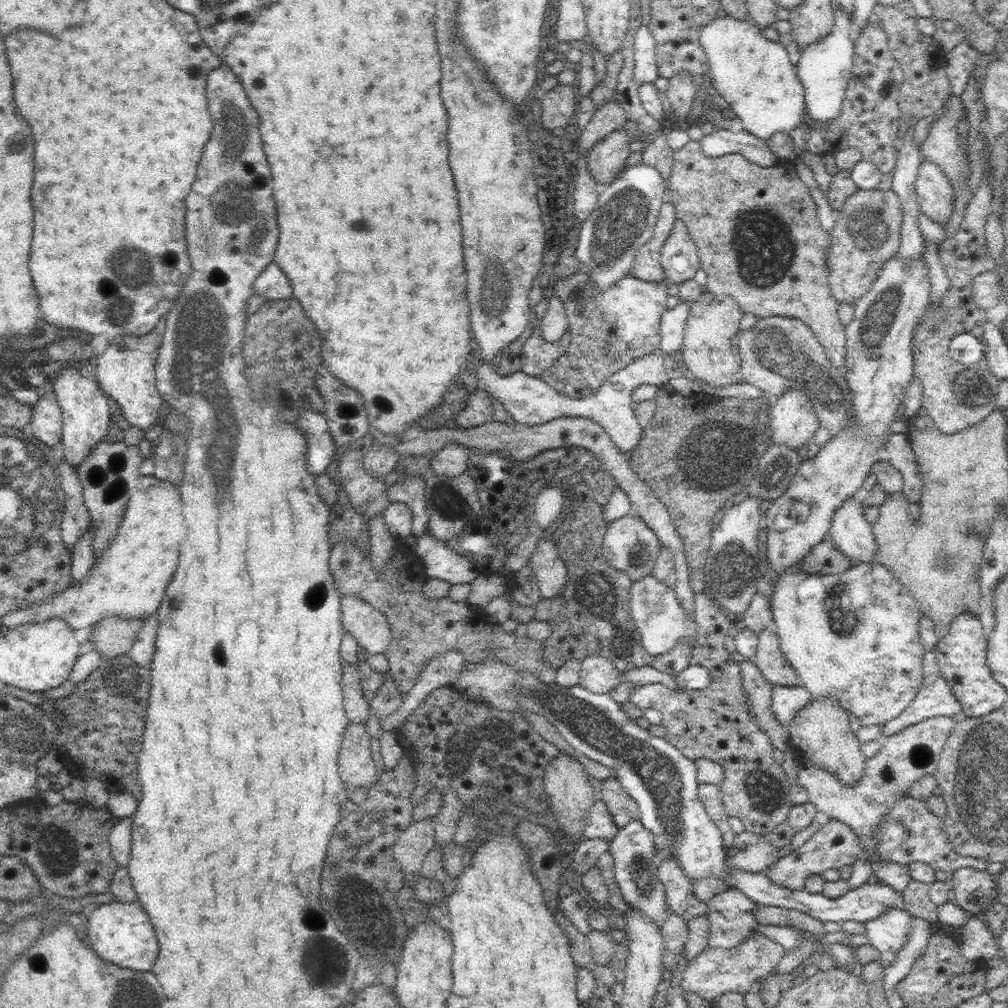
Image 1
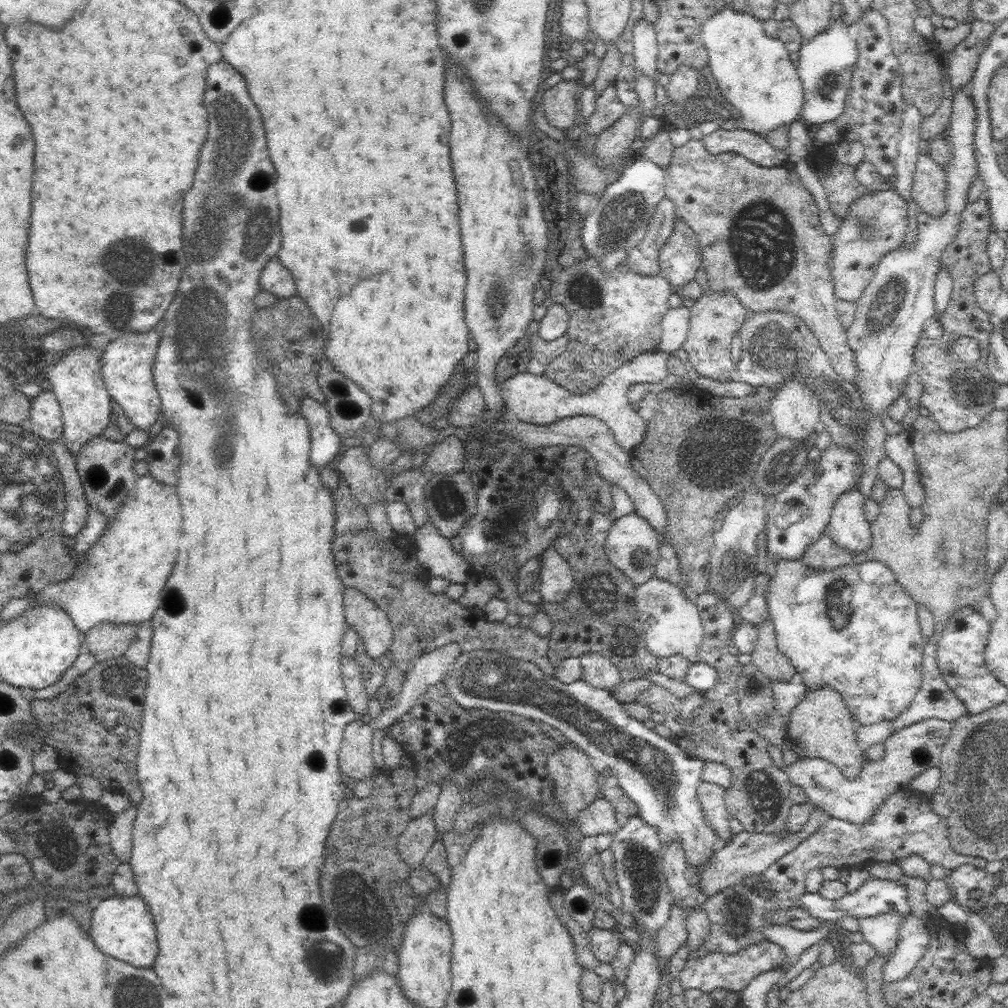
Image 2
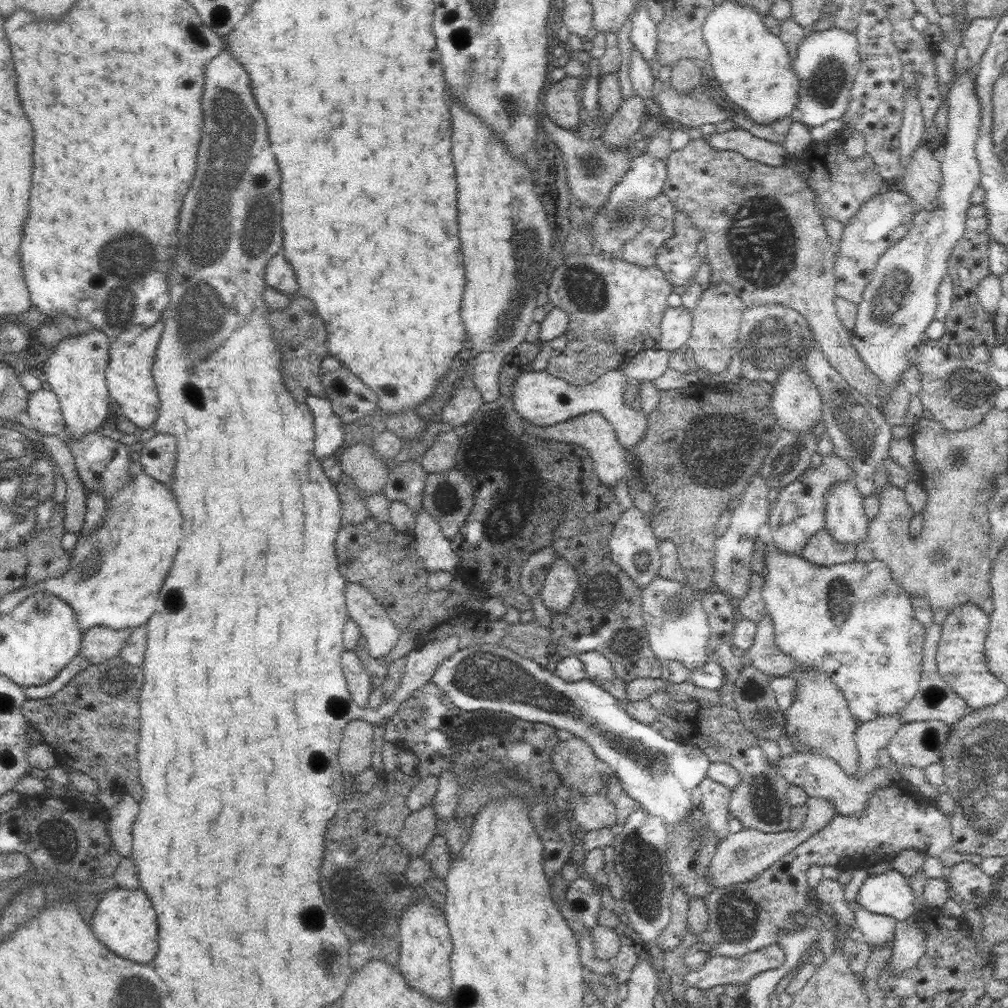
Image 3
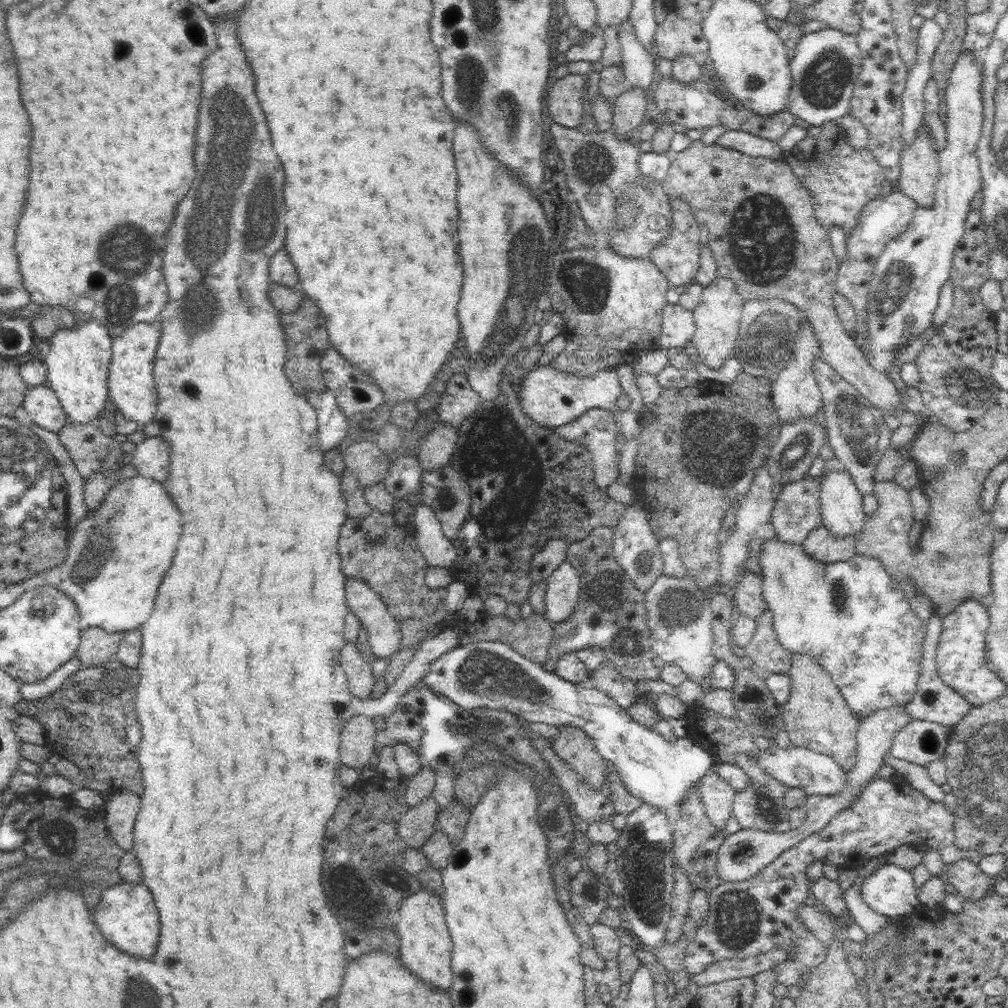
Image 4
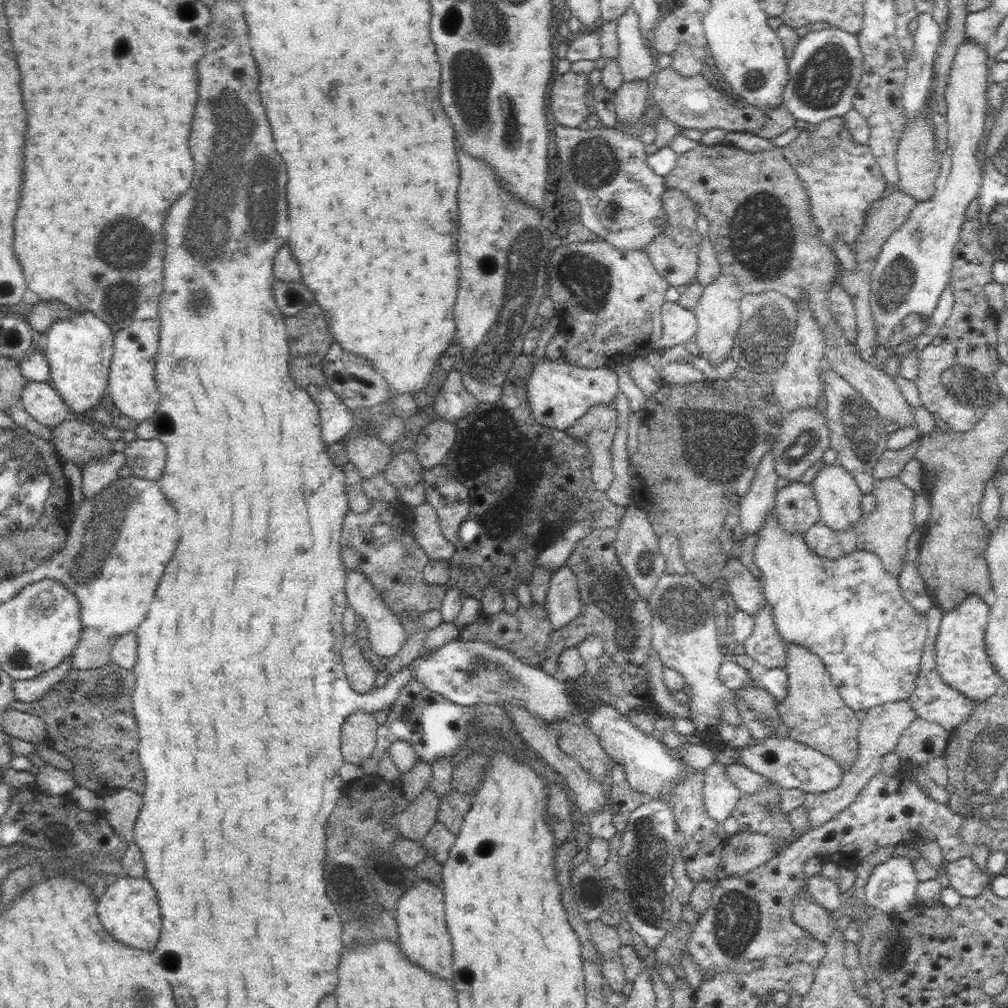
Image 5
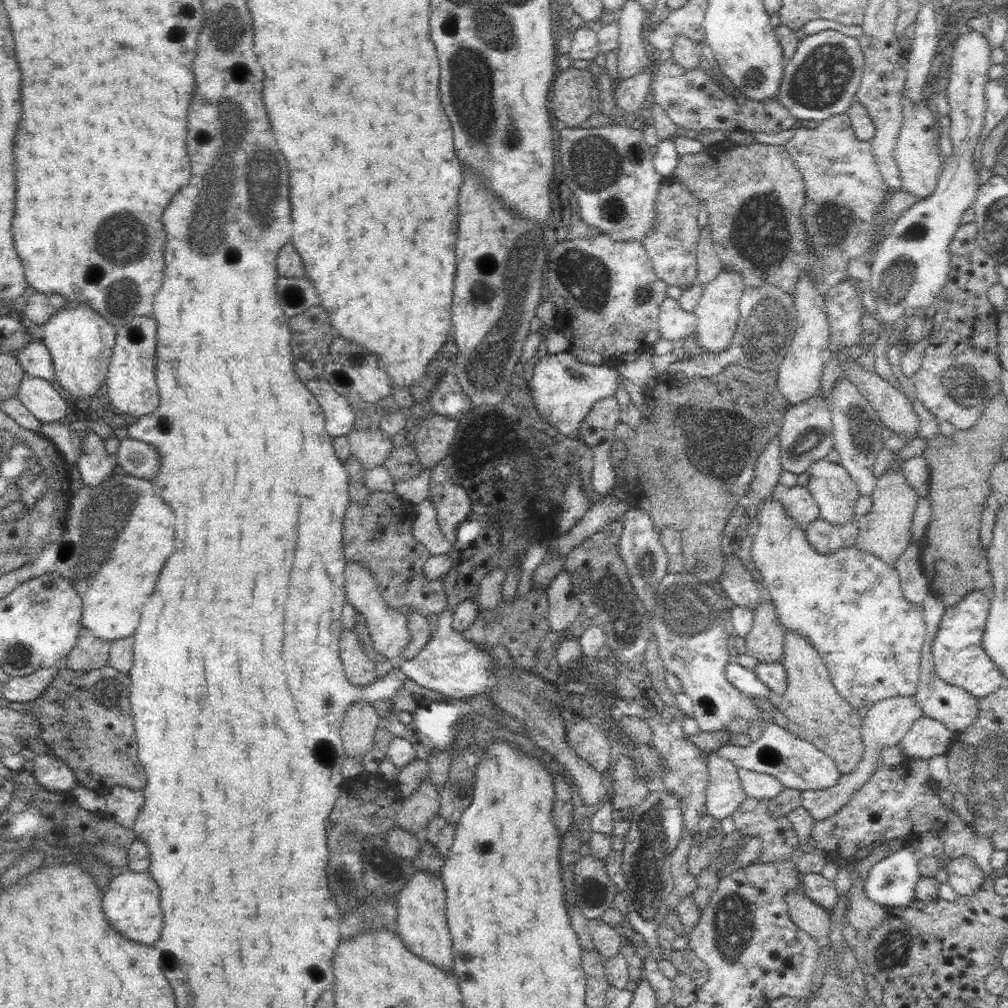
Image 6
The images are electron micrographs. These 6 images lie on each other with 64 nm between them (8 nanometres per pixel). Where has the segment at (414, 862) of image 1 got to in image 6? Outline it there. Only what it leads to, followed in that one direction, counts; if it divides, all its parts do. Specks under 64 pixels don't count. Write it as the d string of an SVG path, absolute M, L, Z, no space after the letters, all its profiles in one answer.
M425 778L419 788L401 800L395 814L395 824L413 836L421 836L427 824L439 814L439 790L429 778Z

